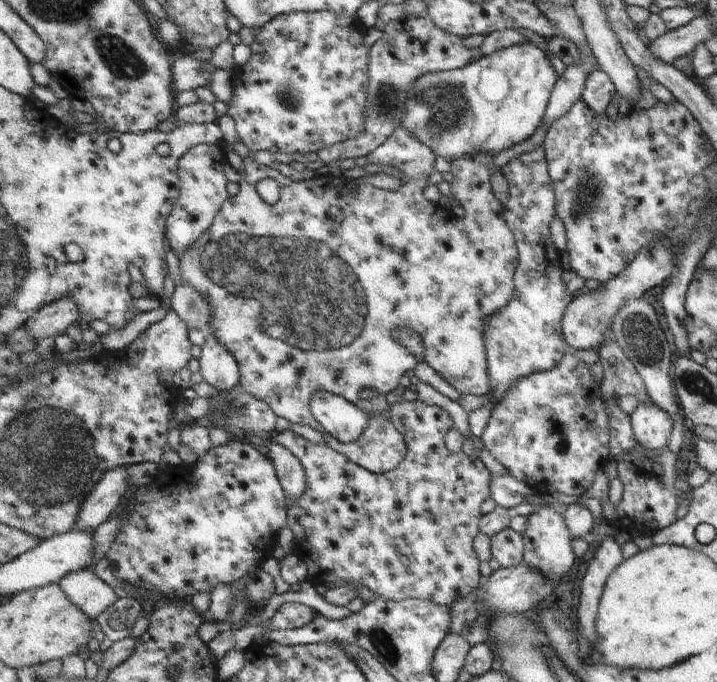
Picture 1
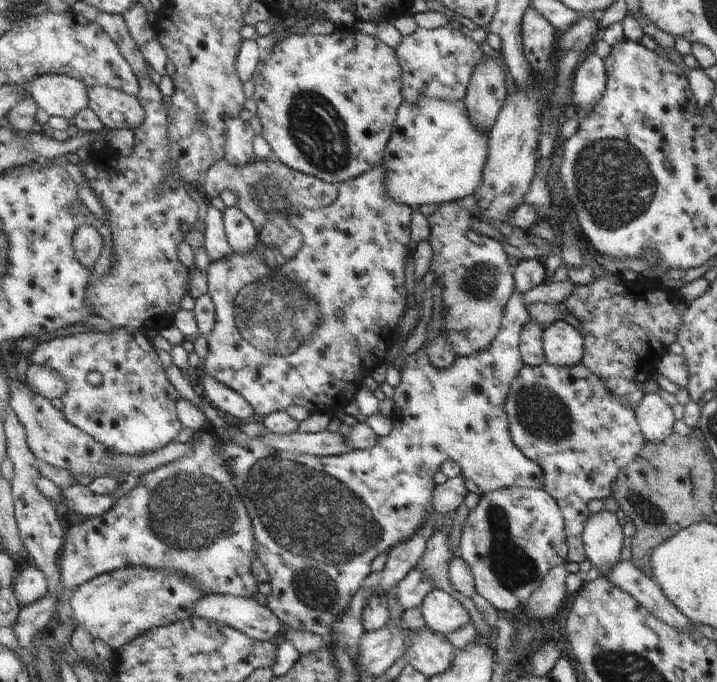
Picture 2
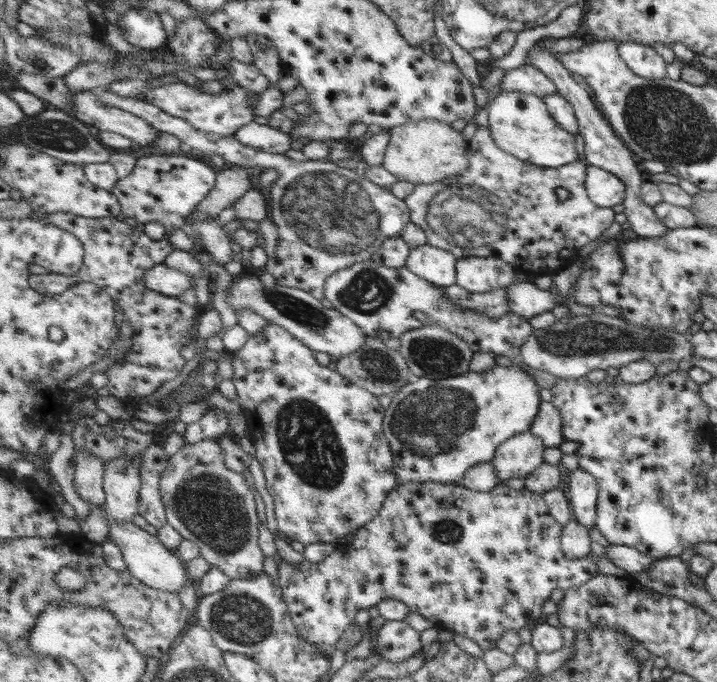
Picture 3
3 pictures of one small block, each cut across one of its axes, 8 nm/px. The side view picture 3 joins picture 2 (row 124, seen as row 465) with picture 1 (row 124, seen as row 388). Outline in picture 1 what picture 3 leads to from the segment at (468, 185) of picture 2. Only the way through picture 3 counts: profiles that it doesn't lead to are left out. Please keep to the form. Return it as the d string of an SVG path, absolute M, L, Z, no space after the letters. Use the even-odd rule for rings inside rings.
M537 45L509 47L462 69L416 78L401 127L450 163L474 153L493 157L537 132L558 80L547 53Z

